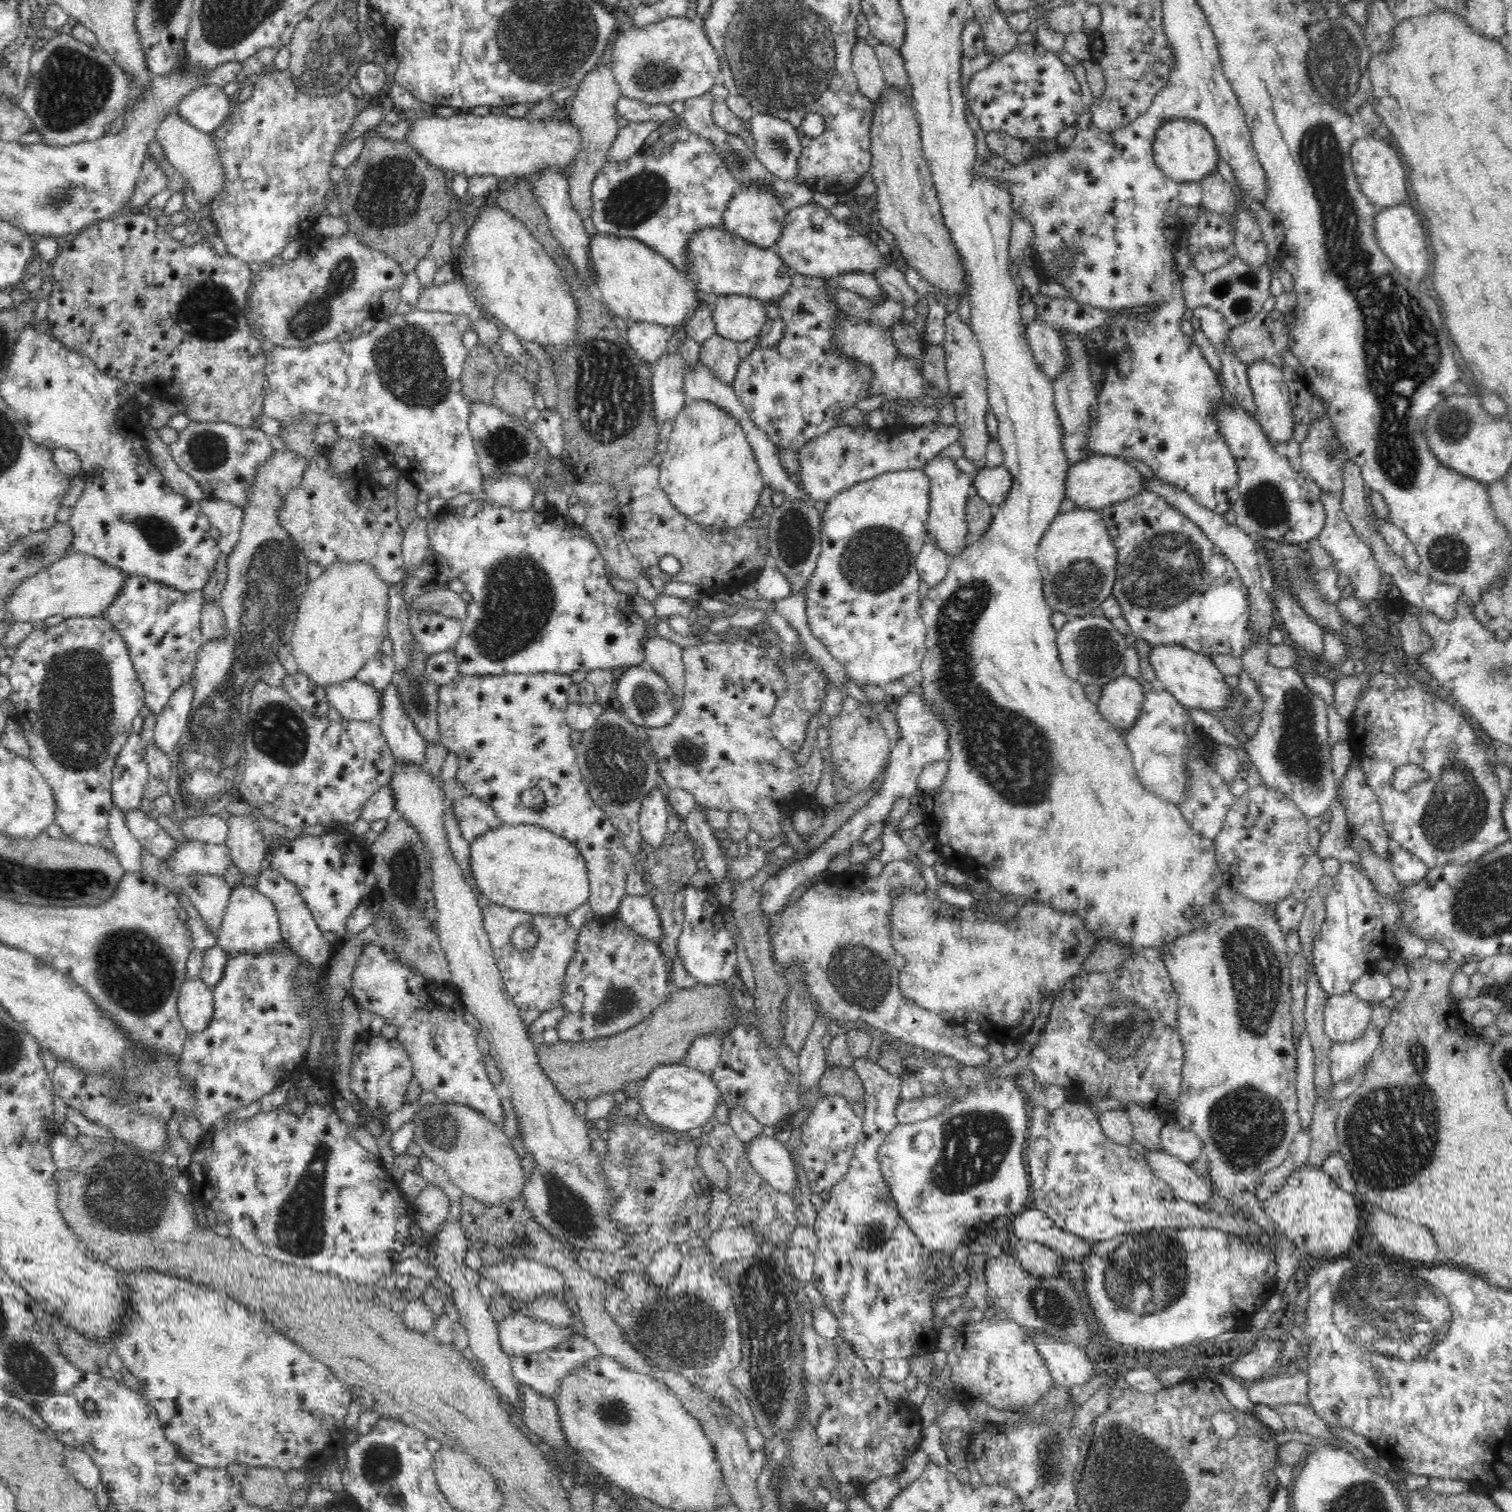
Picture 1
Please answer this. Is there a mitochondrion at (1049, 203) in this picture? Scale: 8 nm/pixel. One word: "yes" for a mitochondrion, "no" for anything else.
yes

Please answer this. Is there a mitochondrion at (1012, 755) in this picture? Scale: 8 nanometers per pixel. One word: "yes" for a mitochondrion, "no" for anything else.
yes

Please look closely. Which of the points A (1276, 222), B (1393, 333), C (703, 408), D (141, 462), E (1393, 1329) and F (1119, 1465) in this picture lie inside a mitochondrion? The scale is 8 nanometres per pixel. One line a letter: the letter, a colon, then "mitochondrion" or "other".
A: other
B: mitochondrion
C: other
D: other
E: mitochondrion
F: mitochondrion

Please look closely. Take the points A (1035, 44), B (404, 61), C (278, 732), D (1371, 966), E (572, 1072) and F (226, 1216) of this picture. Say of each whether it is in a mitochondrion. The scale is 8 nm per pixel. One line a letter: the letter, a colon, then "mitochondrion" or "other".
A: other
B: other
C: mitochondrion
D: other
E: other
F: other

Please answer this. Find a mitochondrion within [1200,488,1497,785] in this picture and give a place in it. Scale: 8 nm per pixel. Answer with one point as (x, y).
(1446, 555)

